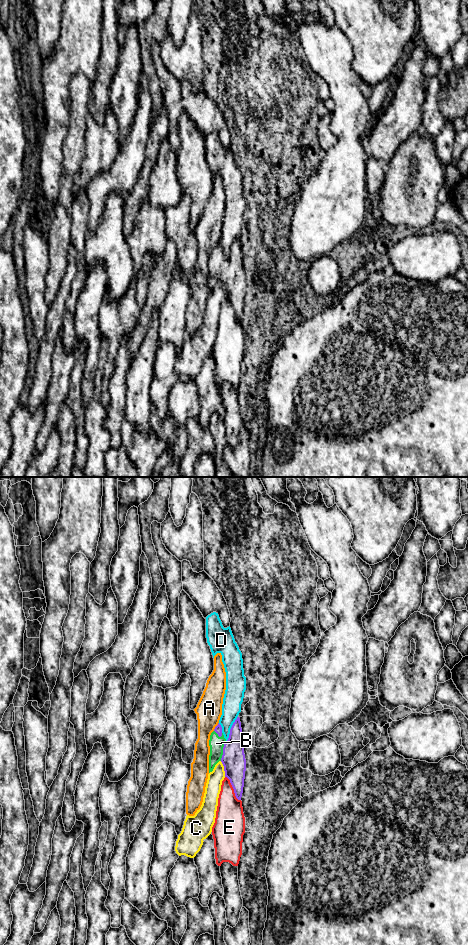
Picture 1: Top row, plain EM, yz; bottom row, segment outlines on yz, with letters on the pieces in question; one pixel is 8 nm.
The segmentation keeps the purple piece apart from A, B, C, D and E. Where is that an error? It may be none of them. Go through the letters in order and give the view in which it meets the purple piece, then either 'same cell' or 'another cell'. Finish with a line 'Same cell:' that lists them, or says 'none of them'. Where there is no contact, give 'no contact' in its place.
A: yz | another cell
B: yz | same cell
C: yz | another cell
D: yz | another cell
E: yz | another cell
Same cell: B

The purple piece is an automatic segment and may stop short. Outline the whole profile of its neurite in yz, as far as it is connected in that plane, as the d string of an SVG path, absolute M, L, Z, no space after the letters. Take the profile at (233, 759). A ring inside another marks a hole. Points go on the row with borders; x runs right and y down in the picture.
M237 717L233 723L227 740L224 738L221 725L218 723L210 735L209 746L209 773L221 761L224 766L225 777L230 780L236 798L241 800L246 771L246 759L240 718Z

